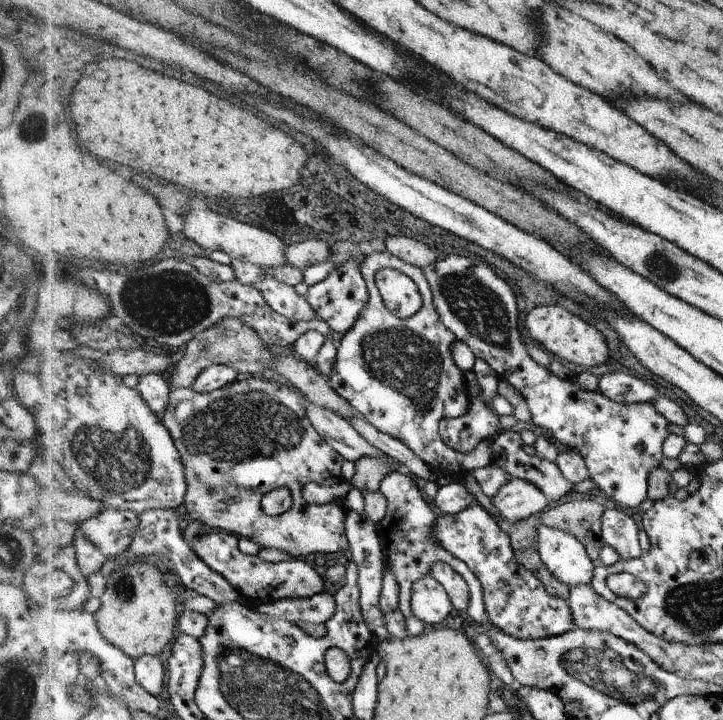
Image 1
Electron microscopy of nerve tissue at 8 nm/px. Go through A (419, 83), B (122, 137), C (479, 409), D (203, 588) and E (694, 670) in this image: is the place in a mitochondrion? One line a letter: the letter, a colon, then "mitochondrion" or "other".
A: other
B: other
C: other
D: other
E: other

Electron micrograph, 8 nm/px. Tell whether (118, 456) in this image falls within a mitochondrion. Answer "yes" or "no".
yes

